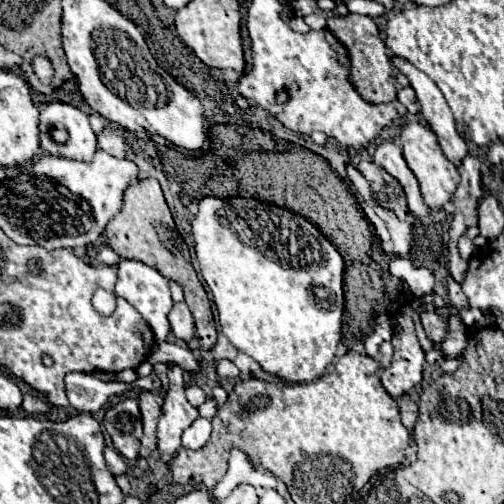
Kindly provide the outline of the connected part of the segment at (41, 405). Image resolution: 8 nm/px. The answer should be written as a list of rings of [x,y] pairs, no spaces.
[[[26,394],[24,396],[24,410],[26,412],[30,412],[30,414],[46,414],[48,410],[50,410],[50,404],[48,402],[44,402],[42,398],[38,398],[38,396],[32,396],[32,394]]]

